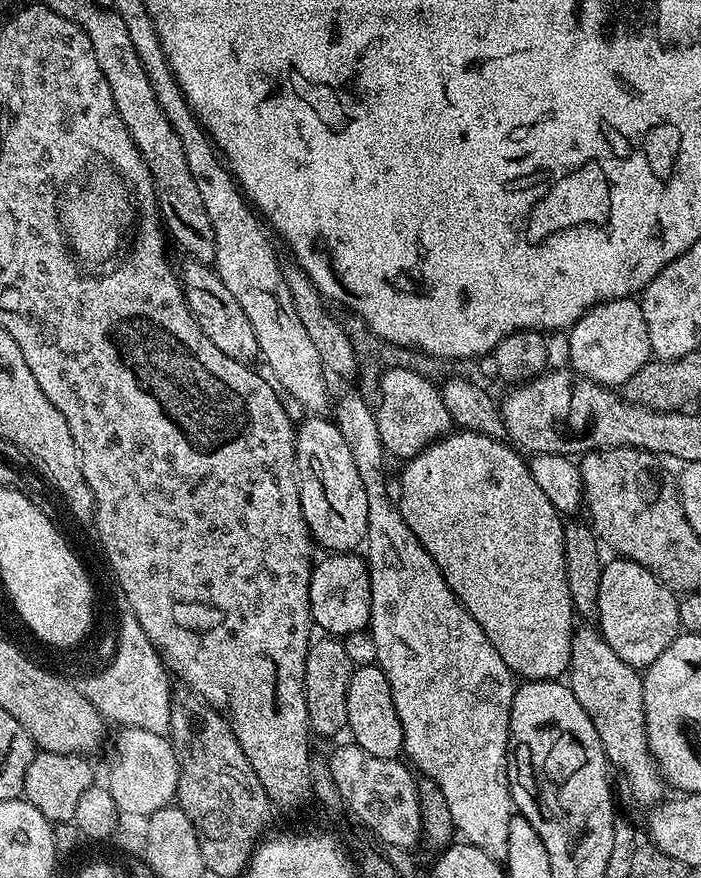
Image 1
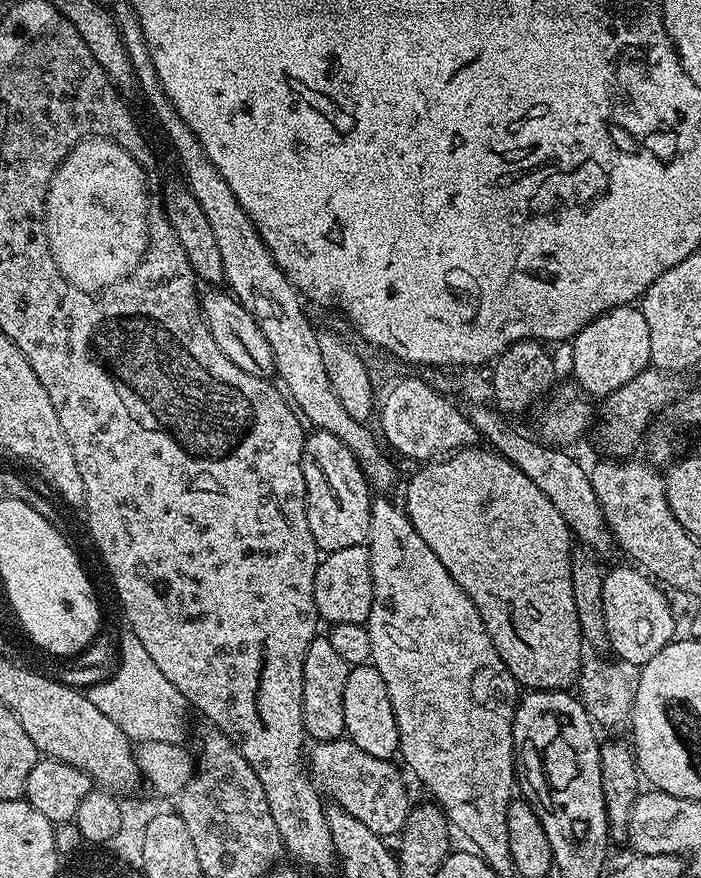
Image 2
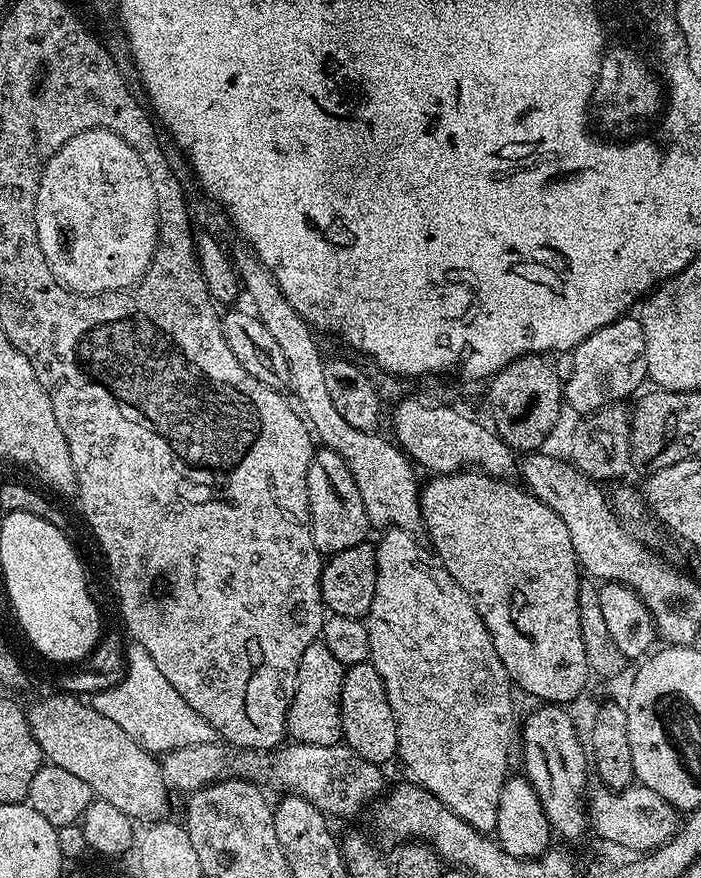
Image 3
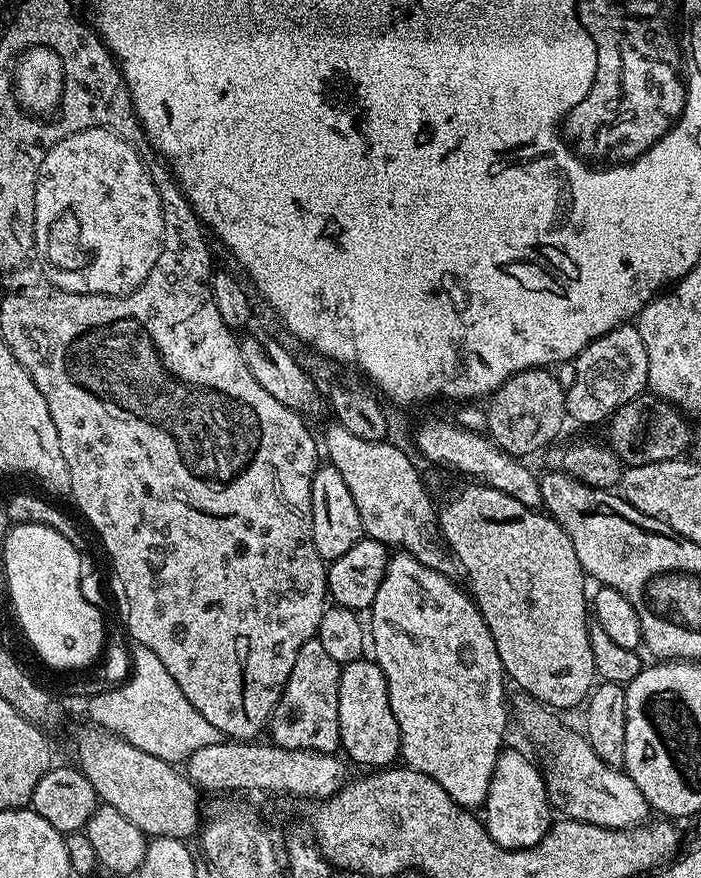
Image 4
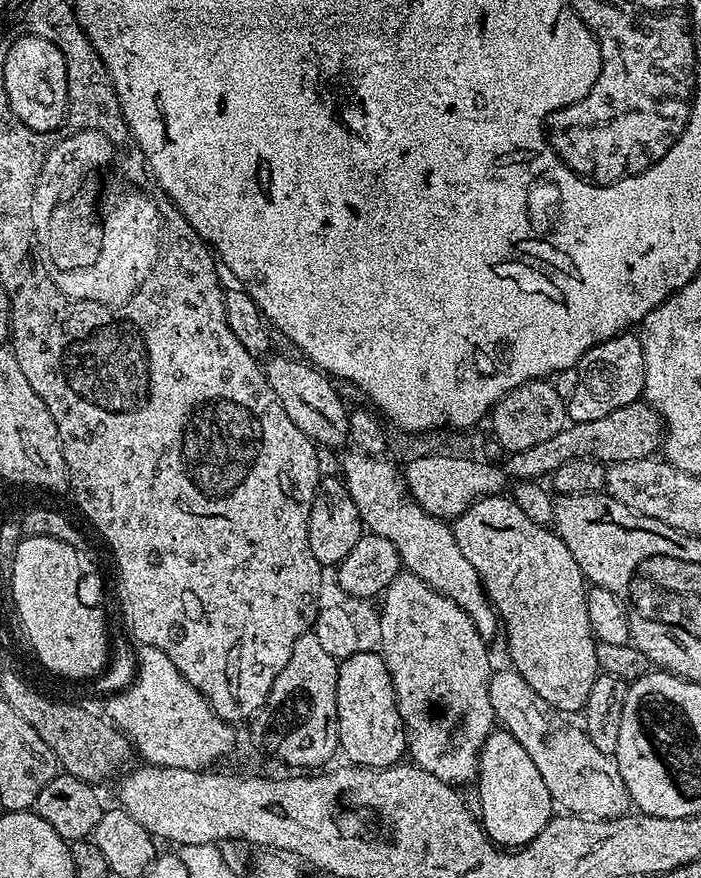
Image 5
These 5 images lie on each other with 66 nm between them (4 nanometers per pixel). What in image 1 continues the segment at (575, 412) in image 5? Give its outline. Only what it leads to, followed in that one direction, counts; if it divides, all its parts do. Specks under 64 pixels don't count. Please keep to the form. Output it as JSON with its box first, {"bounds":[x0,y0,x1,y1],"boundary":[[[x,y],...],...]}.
{"bounds":[567,298,653,390],"boundary":[[[636,298],[607,300],[594,305],[593,308],[587,308],[582,318],[578,318],[572,325],[567,336],[571,371],[579,377],[593,380],[595,384],[602,384],[613,390],[619,389],[628,379],[633,378],[645,363],[653,359],[650,334],[646,330],[646,318],[642,318],[642,306]]]}

